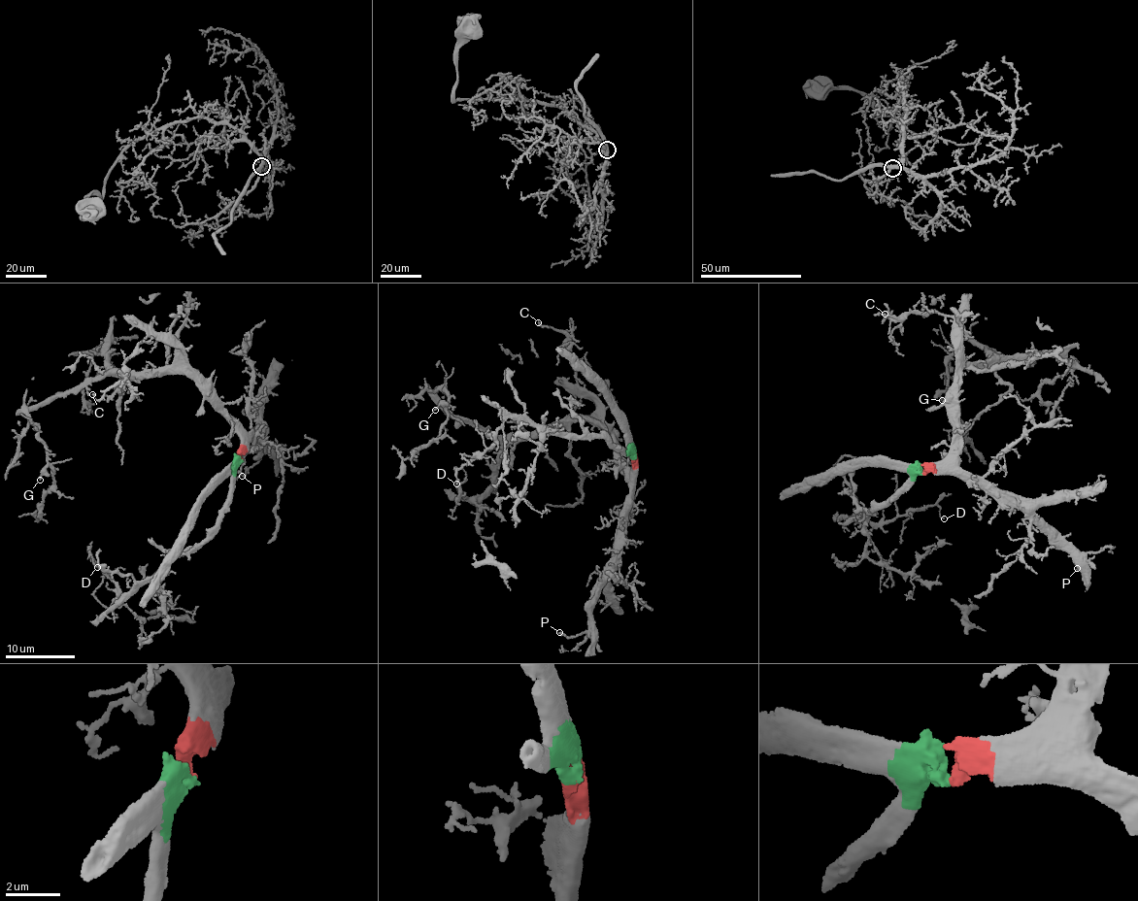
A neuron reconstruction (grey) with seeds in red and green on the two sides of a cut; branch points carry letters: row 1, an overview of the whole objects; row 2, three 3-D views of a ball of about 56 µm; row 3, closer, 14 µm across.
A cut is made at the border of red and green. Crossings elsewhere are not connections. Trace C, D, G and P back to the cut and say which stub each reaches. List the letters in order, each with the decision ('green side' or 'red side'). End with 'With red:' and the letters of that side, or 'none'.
C: red side
D: green side
G: red side
P: red side
With red: C, G, P

